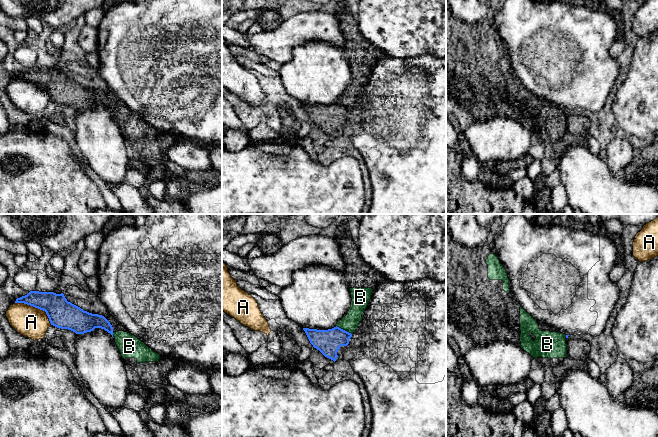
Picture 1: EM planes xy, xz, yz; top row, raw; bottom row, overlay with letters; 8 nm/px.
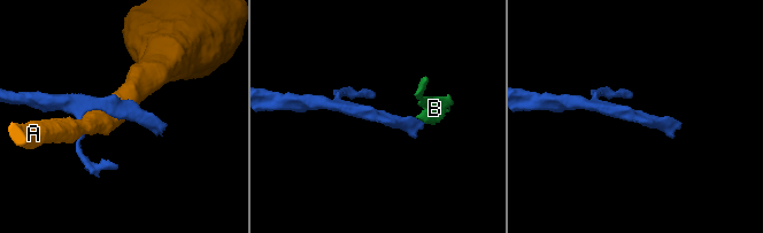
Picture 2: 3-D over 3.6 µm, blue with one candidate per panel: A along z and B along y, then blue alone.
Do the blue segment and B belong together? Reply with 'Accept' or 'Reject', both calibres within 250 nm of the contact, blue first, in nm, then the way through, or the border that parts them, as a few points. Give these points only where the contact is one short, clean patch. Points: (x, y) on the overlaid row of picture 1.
Reject. Thickness 200 nm (blue) against 140 nm. Boundary: xz (336, 325), (351, 334)

